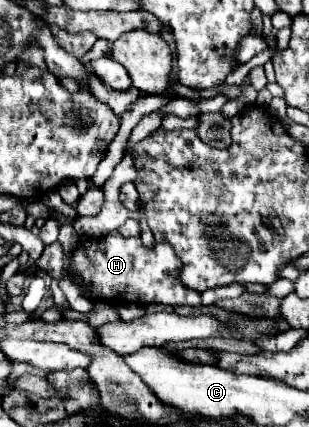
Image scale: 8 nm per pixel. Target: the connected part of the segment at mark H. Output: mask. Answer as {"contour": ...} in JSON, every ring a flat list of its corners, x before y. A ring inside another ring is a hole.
{"contour":[[110,232,102,238,82,238,80,246,72,250,72,254,62,256,62,244,54,242,44,248,42,256,36,262,38,270,44,270,52,280,60,282,62,276,68,276,72,282,76,282,80,288,84,288,92,298,104,300,106,296,112,302,128,304,148,304,148,302,160,302,160,304,172,304,172,306,202,306,200,292,188,290,180,280,182,262,162,248,160,244,154,244,152,248,144,246,140,238,124,238,120,232]]}

